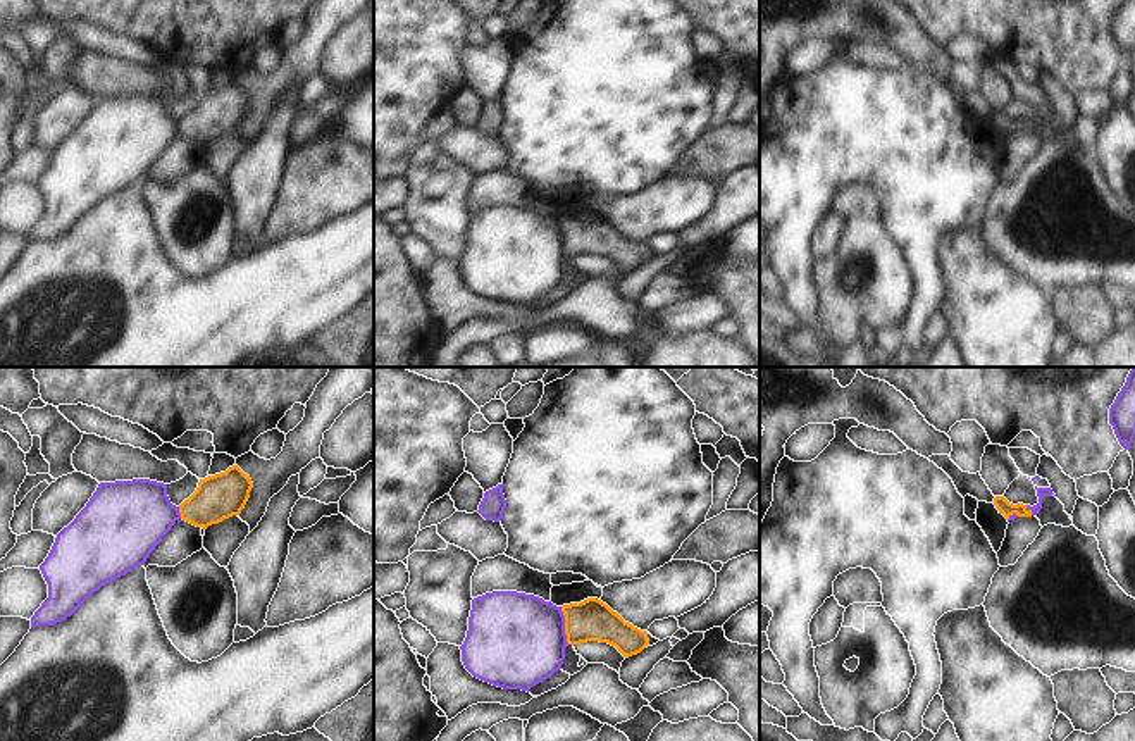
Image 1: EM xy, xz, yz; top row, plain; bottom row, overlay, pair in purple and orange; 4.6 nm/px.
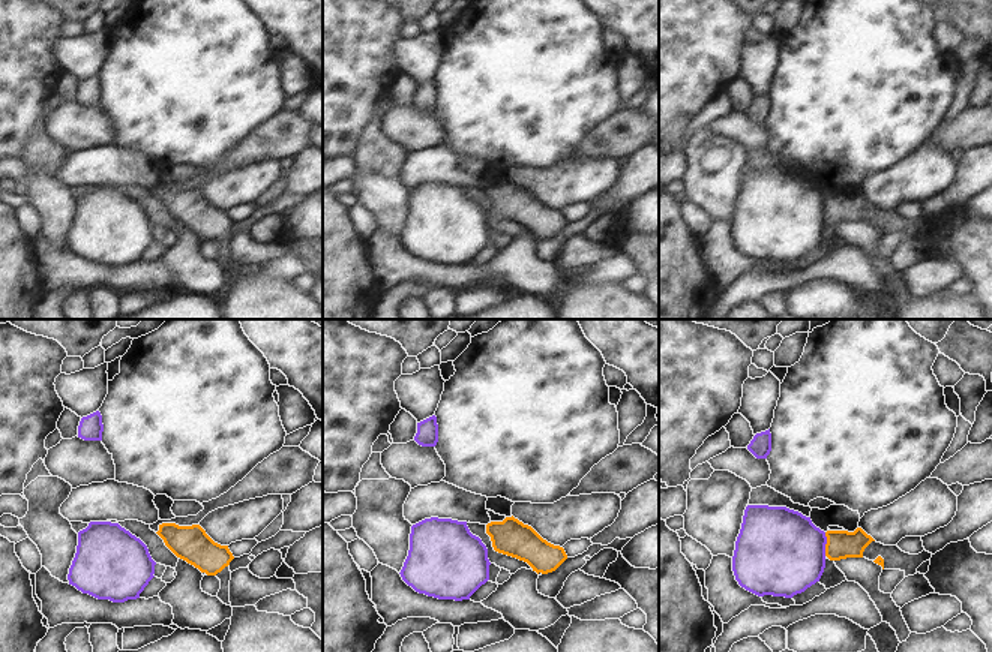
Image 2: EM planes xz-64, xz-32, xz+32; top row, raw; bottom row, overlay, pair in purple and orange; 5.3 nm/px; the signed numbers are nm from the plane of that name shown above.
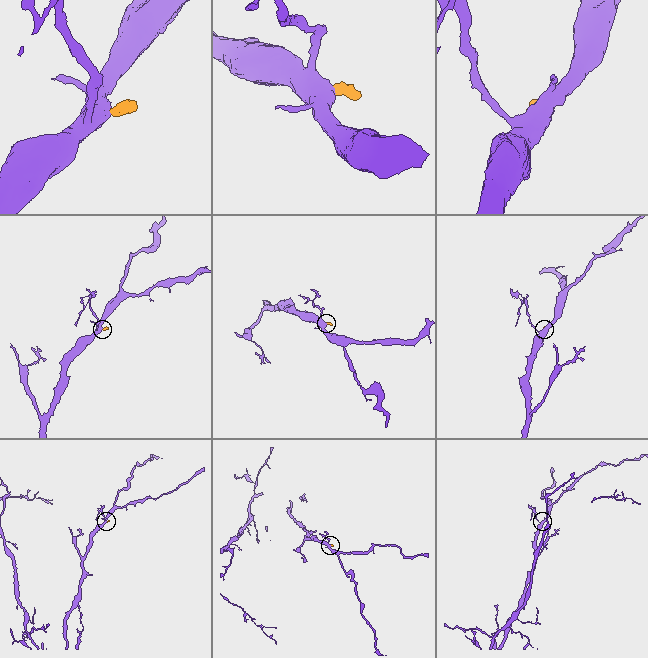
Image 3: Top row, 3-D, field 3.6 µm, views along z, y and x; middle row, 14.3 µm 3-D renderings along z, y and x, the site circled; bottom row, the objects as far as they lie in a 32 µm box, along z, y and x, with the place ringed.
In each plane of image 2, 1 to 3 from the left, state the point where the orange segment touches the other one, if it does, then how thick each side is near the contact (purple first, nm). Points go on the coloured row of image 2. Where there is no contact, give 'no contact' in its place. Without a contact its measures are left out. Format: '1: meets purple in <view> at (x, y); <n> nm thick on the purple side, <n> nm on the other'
1: no contact
2: no contact
3: meets purple in xz+32 at (826, 543); 460 nm thick on the purple side, 160 nm on the other

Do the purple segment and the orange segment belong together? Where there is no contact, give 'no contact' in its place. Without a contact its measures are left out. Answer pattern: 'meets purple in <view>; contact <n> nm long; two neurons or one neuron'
meets purple in xz; contact 180 nm long; two neurons

